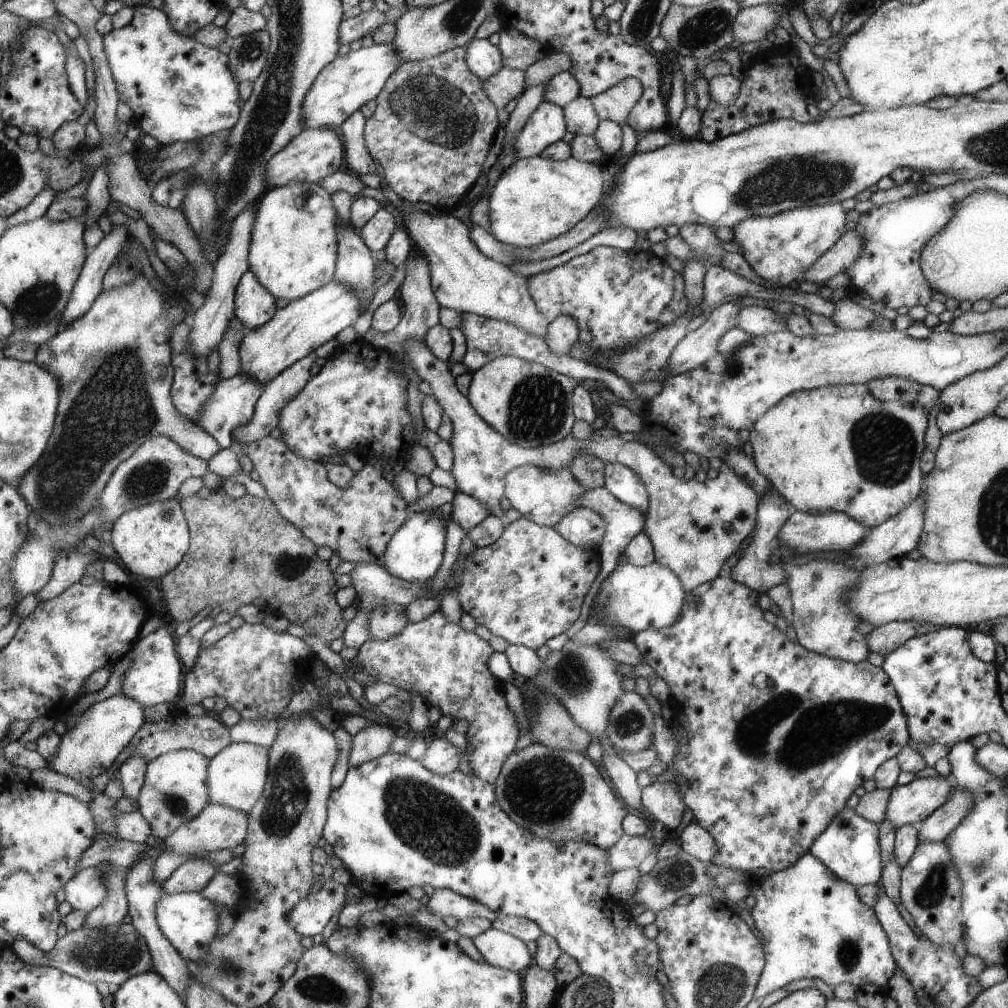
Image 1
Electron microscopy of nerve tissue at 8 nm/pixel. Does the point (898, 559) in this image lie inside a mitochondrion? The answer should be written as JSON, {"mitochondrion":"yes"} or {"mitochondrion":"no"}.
{"mitochondrion":"no"}

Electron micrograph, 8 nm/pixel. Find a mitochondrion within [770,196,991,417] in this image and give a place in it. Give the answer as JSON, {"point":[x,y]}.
{"point":[900,389]}

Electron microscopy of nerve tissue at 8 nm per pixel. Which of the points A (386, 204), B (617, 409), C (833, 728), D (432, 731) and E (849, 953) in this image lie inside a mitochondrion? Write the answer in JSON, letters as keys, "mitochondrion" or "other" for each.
{"A":"other","B":"other","C":"mitochondrion","D":"other","E":"mitochondrion"}

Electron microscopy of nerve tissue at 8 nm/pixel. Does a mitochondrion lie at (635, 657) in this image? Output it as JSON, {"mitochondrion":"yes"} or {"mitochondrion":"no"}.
{"mitochondrion":"no"}

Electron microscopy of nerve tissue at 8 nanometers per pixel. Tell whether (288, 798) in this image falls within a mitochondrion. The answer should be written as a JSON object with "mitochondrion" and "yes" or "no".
{"mitochondrion":"yes"}

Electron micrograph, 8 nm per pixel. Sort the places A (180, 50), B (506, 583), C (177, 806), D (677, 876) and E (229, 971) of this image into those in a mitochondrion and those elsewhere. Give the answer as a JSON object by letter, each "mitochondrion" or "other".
{"A":"other","B":"mitochondrion","C":"mitochondrion","D":"mitochondrion","E":"mitochondrion"}

